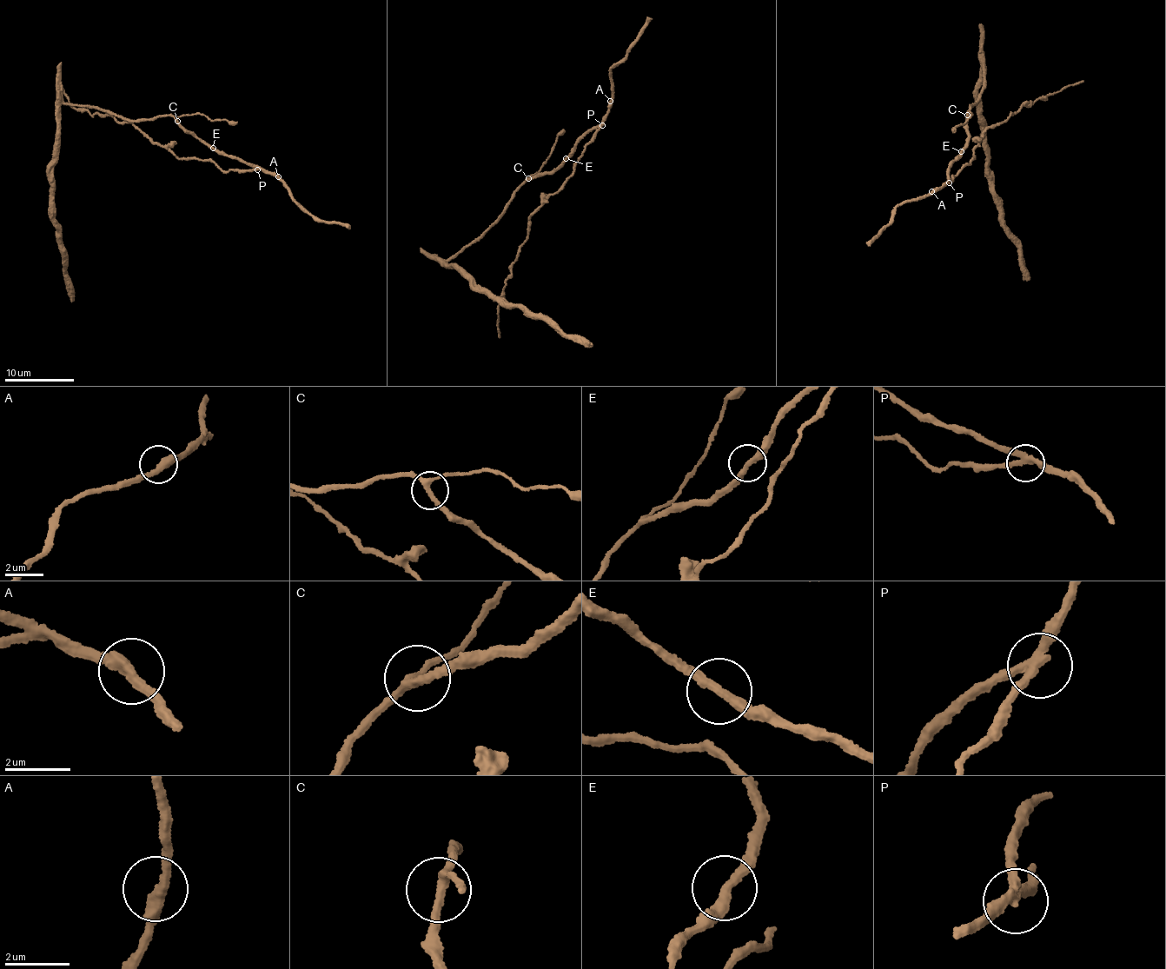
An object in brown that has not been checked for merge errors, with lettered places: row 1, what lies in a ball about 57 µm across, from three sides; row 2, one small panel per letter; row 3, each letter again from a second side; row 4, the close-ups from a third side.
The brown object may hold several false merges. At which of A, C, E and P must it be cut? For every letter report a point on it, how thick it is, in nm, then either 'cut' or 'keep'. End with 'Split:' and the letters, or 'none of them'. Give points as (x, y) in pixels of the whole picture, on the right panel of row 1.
A: (931, 191) | 340 nm | keep
C: (967, 115) | 240 nm | keep
E: (961, 151) | 280 nm | keep
P: (949, 182) | 260 nm | cut
Split: P

